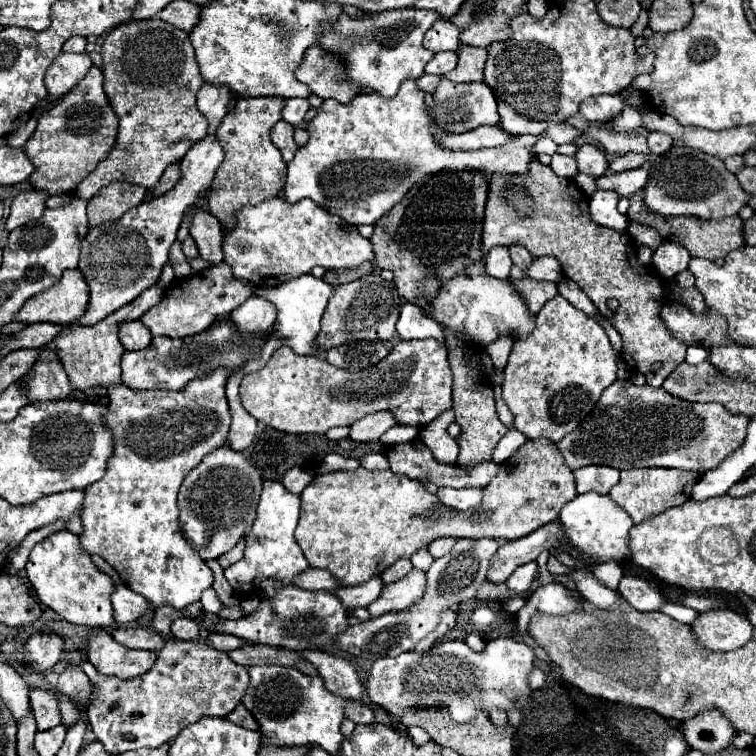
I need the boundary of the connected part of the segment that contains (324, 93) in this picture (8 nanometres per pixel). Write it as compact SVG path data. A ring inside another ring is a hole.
M313 45L307 49L301 67L295 71L297 79L305 83L321 99L335 99L339 103L351 103L361 91L347 81L347 69L343 57Z

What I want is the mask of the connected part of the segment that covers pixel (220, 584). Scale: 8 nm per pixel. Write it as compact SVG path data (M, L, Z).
M211 559L211 561L207 561L207 565L213 569L213 575L215 575L213 589L217 591L217 597L221 599L223 607L235 607L235 605L239 605L239 597L235 595L235 591L231 589L231 585L227 583L227 579L223 577L223 569L219 567L219 563L215 559Z

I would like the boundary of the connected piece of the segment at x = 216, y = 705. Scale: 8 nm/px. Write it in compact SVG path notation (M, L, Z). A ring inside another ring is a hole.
M169 639L165 647L159 651L155 665L133 679L119 679L119 677L103 677L87 659L85 655L81 657L81 667L87 673L91 685L93 685L93 699L87 709L89 725L97 731L99 727L103 729L115 729L111 733L111 755L121 755L123 751L131 749L141 749L141 747L161 747L163 743L169 743L171 739L177 737L177 733L199 721L205 715L211 717L225 717L229 715L243 699L247 685L249 685L249 673L247 667L233 663L227 653L213 649L205 641L177 641Z

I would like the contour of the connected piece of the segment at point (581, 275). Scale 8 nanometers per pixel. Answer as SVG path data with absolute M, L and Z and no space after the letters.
M537 157L531 159L531 165L527 173L521 175L501 175L493 173L489 179L489 197L485 205L485 217L483 217L483 237L481 237L481 249L485 253L491 251L495 245L523 245L529 249L533 257L543 257L543 255L553 255L559 259L563 267L563 275L573 279L579 289L591 297L595 307L605 315L611 325L619 331L623 339L623 361L633 369L639 371L647 377L647 385L661 387L661 383L669 377L669 373L685 361L685 351L687 347L681 341L675 341L669 331L665 329L659 311L663 303L669 301L667 297L667 287L665 279L657 275L653 267L643 267L635 259L635 269L631 267L631 257L637 253L637 247L629 235L619 235L613 229L595 225L589 217L587 209L587 195L577 187L573 179L559 179L551 167L539 163Z

